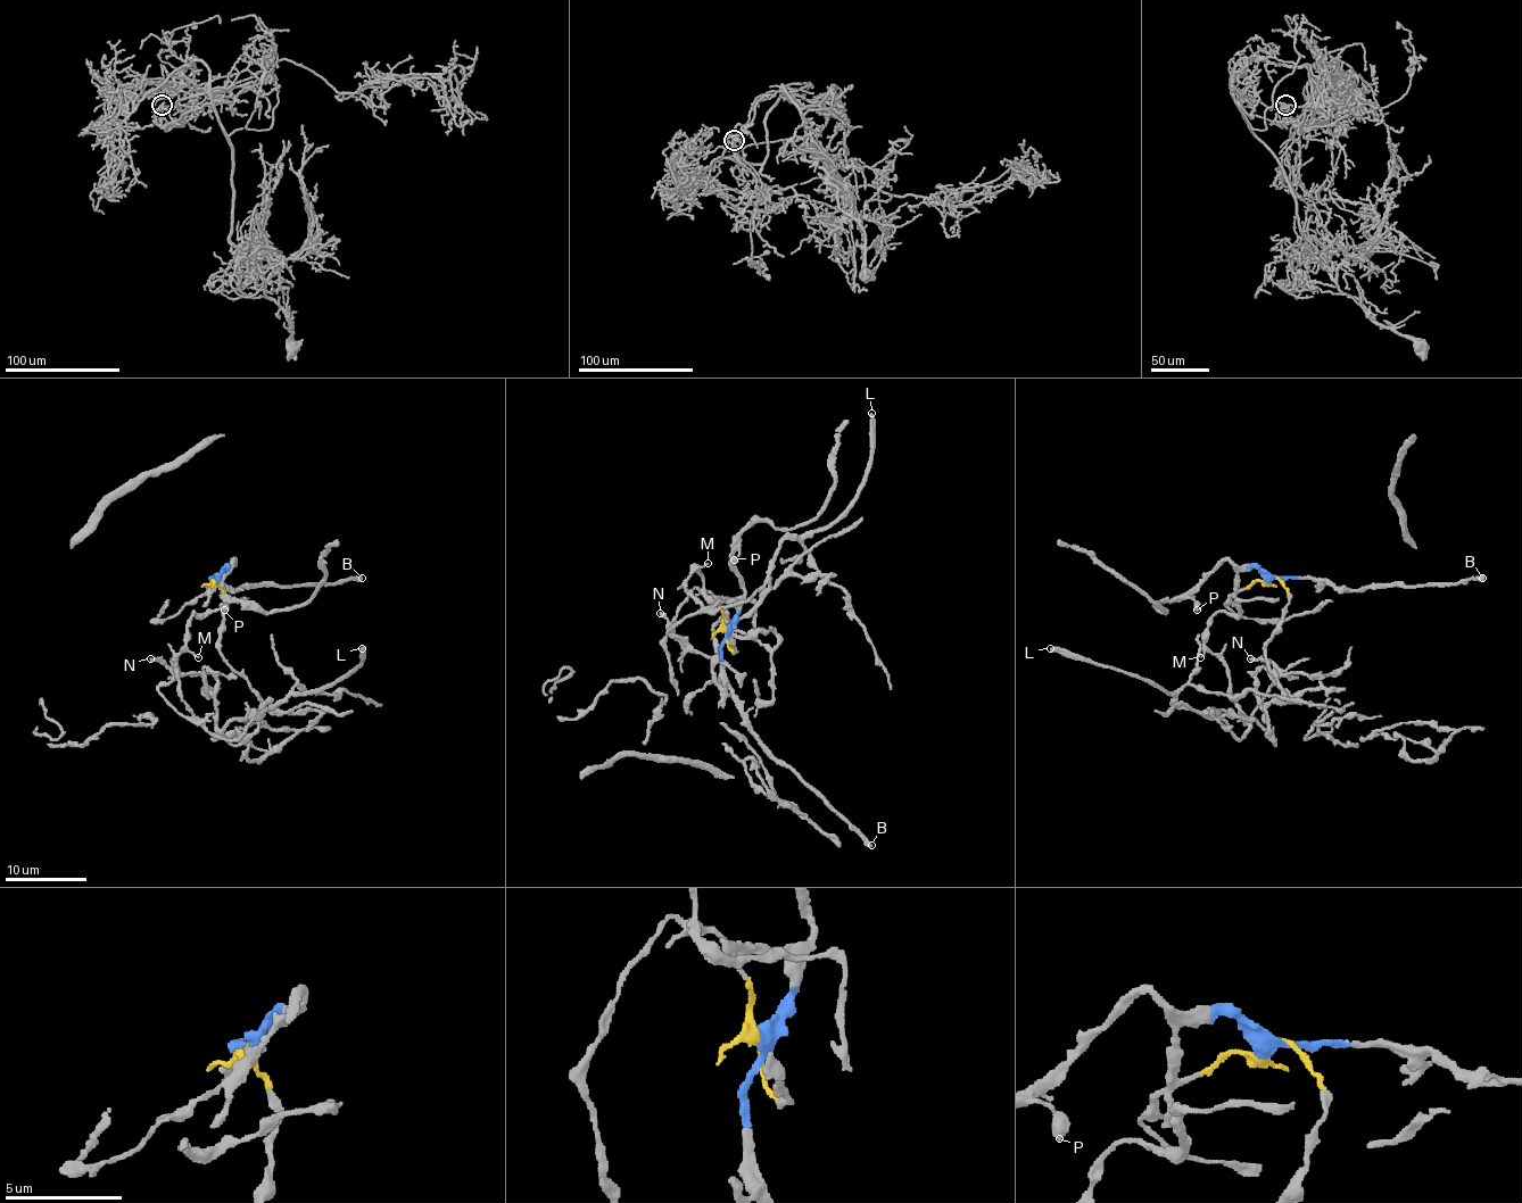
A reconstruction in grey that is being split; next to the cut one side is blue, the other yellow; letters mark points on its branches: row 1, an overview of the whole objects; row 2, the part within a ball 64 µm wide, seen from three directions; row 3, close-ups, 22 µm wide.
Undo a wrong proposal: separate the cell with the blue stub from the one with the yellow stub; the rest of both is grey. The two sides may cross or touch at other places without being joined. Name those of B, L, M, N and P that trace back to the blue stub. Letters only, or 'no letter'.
B, P

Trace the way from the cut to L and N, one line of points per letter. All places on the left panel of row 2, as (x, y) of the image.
L: (217, 578), (220, 654), (269, 703), (233, 745), (223, 735), (231, 721), (313, 693), (361, 664), (362, 647)
N: (217, 578), (220, 654), (269, 703), (258, 727), (211, 735), (150, 657)

